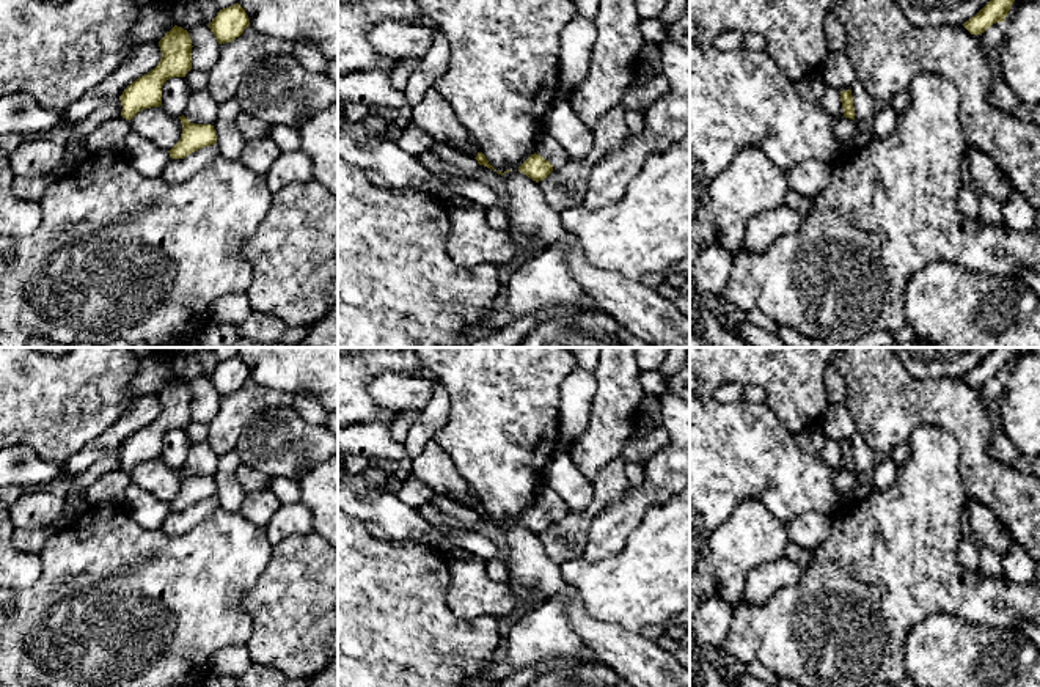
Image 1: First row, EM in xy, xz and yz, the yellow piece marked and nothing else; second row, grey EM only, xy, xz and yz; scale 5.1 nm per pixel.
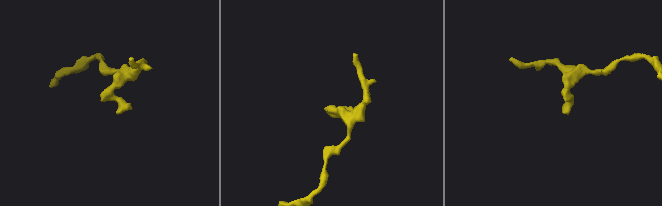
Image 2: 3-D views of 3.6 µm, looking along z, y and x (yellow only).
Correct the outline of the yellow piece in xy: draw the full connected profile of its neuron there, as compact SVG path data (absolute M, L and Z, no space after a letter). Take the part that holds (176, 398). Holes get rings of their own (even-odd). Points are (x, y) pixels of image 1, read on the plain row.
M174 377L159 393L162 410L148 426L132 434L119 448L121 468L132 472L140 462L162 457L162 437L171 429L185 429L192 421L192 391Z

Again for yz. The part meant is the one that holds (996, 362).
M994 347L976 368L963 376L971 387L982 387L996 374L1004 374L1012 355L1020 347Z

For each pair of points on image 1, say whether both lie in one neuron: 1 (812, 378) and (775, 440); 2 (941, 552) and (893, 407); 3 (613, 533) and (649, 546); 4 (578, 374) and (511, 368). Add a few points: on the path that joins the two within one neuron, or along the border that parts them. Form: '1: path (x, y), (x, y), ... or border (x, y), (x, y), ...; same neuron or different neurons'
1: border (765, 403), (794, 436); different neurons
2: border (943, 428), (919, 425), (907, 442); different neurons
3: border (651, 508), (627, 543), (599, 560); different neurons
4: border (575, 363), (563, 382), (561, 404), (558, 407); different neurons

